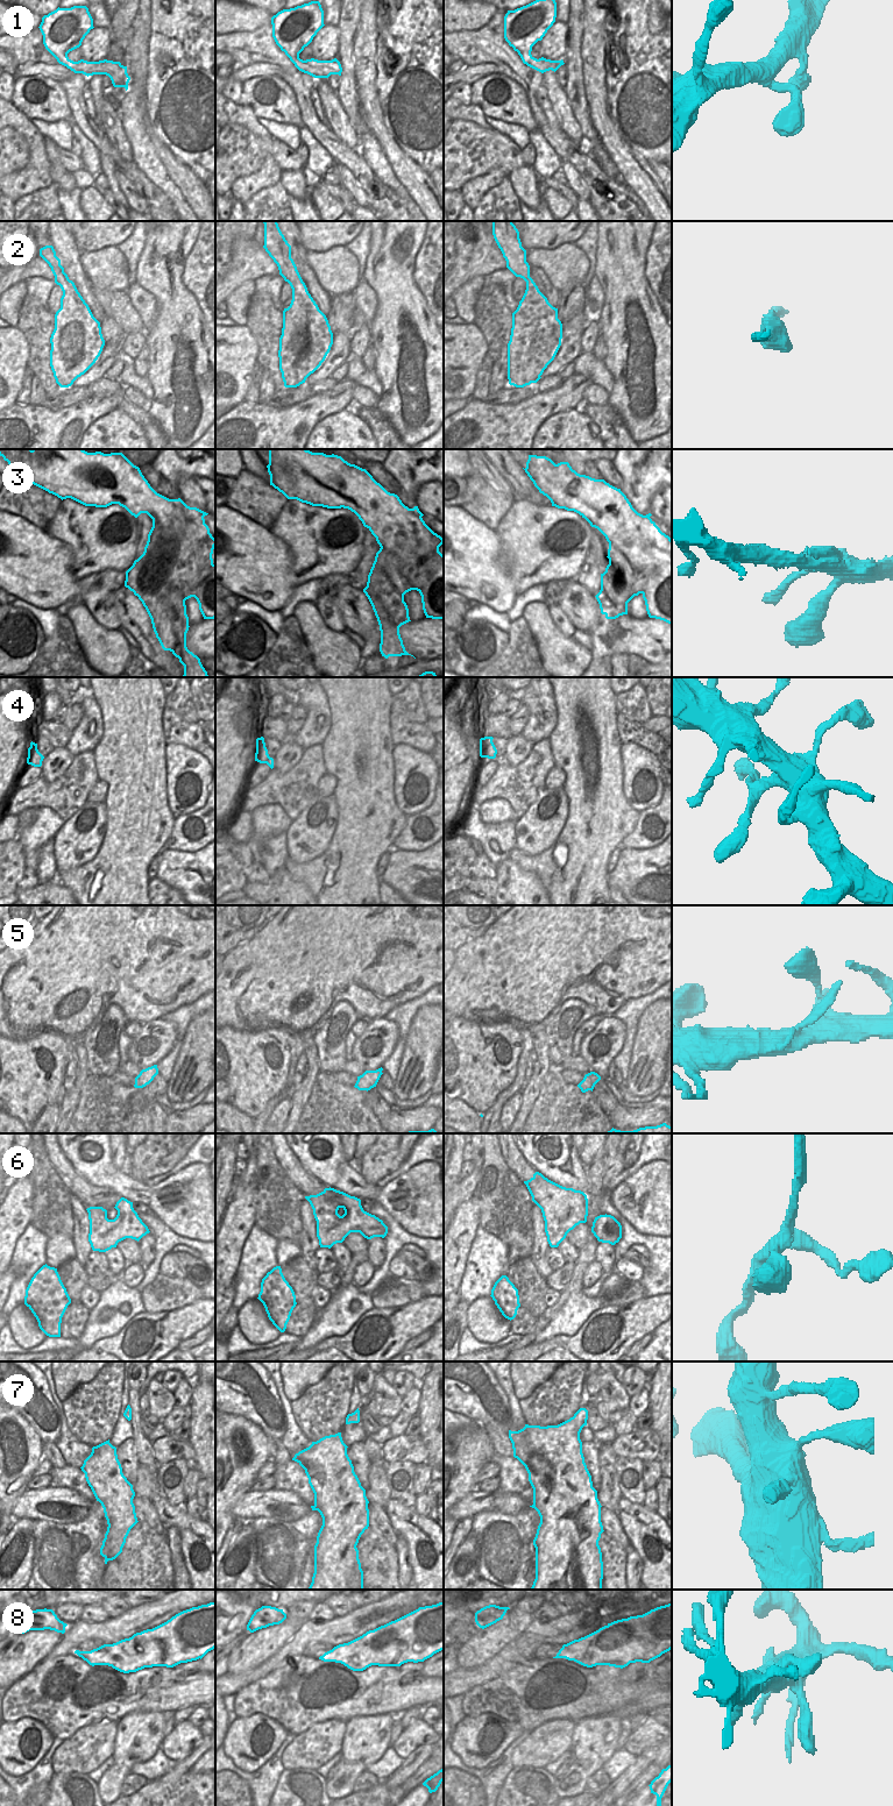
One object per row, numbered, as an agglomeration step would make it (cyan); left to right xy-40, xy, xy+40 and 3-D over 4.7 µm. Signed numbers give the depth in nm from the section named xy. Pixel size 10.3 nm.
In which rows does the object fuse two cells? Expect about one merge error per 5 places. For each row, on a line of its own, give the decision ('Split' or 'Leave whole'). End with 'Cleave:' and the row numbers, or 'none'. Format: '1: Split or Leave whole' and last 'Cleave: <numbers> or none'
1: Leave whole
2: Leave whole
3: Leave whole
4: Leave whole
5: Leave whole
6: Leave whole
7: Leave whole
8: Leave whole
Cleave: none.

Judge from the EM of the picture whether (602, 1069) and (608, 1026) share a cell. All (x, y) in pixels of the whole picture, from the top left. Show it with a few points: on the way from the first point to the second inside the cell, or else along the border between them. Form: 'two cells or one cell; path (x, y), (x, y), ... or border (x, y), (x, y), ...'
one cell; path (604, 1058), (611, 1050), (612, 1036), (615, 1033)

